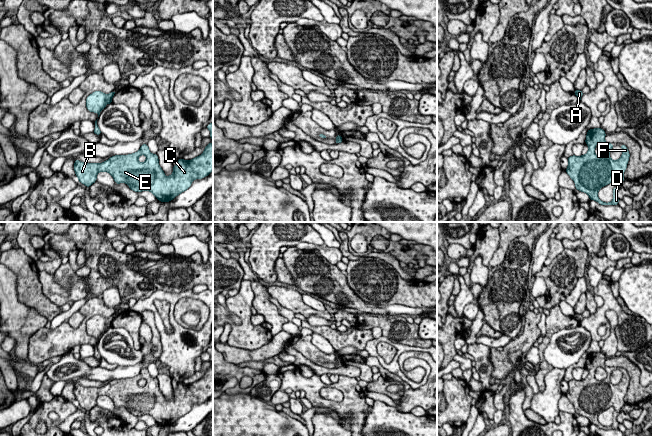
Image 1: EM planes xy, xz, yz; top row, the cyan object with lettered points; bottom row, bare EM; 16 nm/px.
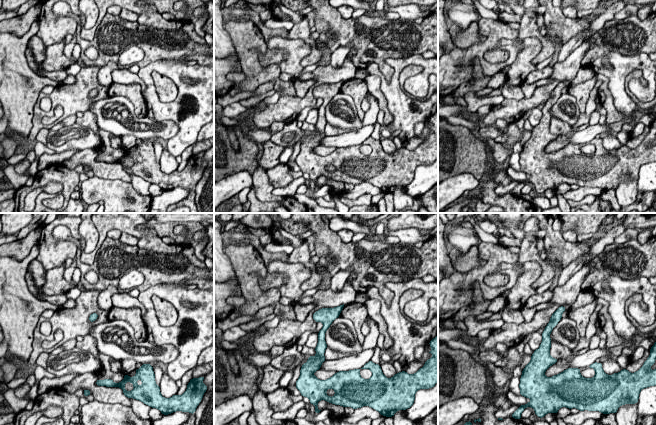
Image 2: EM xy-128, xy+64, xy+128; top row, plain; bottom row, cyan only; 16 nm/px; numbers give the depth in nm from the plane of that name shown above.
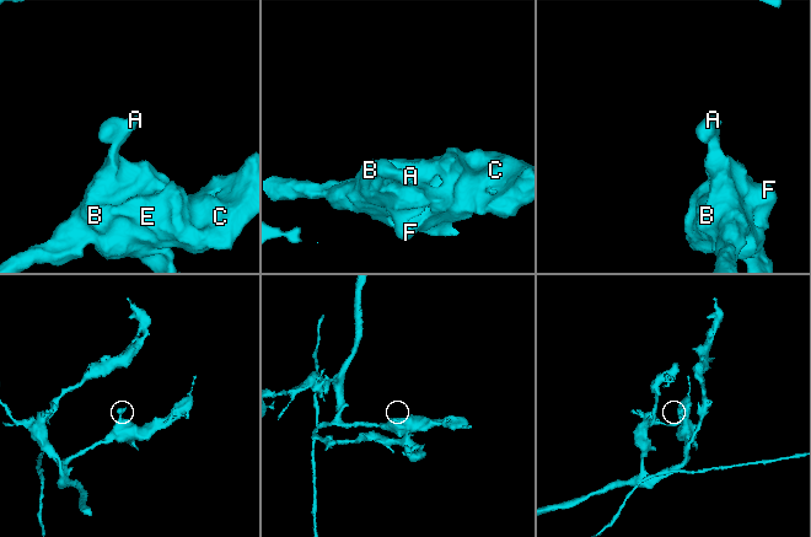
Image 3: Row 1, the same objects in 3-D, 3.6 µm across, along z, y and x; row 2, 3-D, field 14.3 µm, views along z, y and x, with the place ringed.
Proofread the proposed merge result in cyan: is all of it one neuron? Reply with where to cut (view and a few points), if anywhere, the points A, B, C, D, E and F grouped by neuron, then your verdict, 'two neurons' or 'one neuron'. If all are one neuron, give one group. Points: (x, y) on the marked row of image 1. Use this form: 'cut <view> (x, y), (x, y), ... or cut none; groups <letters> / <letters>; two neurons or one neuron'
cut none; groups A B C D E F; one neuron

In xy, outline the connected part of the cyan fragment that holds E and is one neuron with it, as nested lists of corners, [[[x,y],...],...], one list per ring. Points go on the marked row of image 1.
[[[146,143],[136,153],[111,156],[102,163],[74,162],[78,181],[90,187],[99,172],[108,172],[116,184],[124,182],[134,192],[150,191],[161,202],[170,202],[186,191],[195,179],[202,179],[213,171],[213,143],[192,160],[178,159],[173,173],[166,176],[159,165],[157,154],[152,154]]]

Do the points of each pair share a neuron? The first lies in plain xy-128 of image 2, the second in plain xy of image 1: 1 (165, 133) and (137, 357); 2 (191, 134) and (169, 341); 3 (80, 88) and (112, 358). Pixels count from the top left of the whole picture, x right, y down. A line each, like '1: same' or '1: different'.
1: same
2: same
3: different

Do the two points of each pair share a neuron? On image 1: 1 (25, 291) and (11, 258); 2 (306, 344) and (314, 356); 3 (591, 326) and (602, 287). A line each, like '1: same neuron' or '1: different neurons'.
1: same neuron
2: same neuron
3: same neuron

